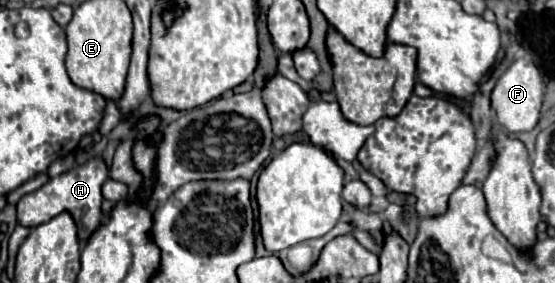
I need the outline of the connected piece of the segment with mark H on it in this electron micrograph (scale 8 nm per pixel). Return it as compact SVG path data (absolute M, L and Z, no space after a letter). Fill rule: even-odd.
M93 158L79 168L73 168L61 176L55 176L45 186L41 186L31 194L25 194L17 202L17 222L25 228L37 228L39 224L45 224L51 218L55 218L57 214L69 212L71 218L77 222L79 236L89 236L93 234L93 230L97 230L97 226L101 226L101 216L103 216L101 186L105 180L107 180L107 166L101 158Z

